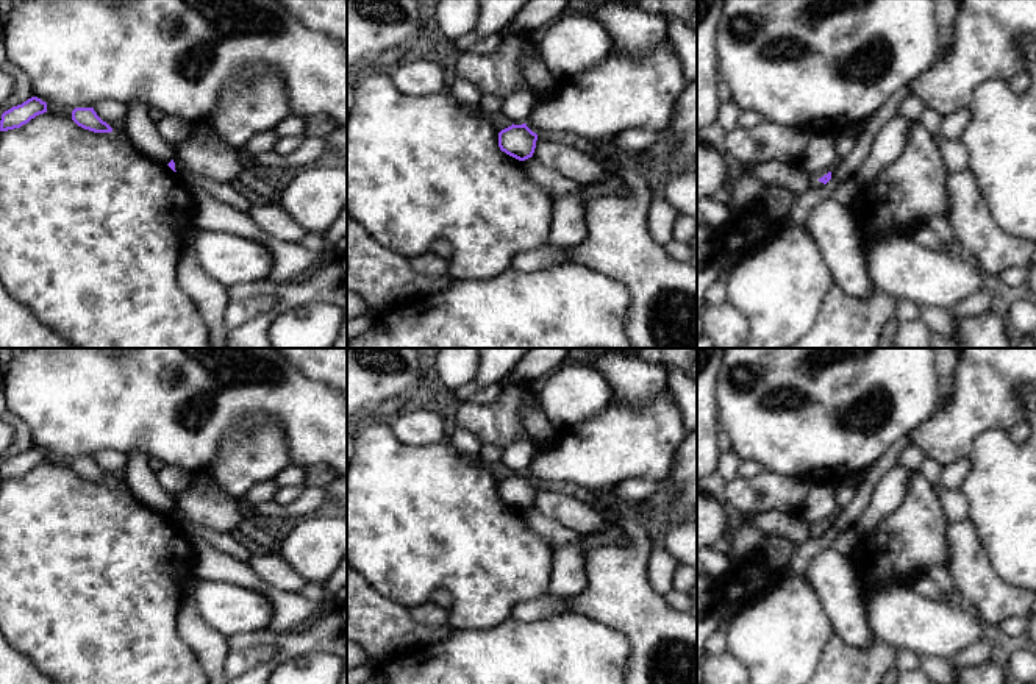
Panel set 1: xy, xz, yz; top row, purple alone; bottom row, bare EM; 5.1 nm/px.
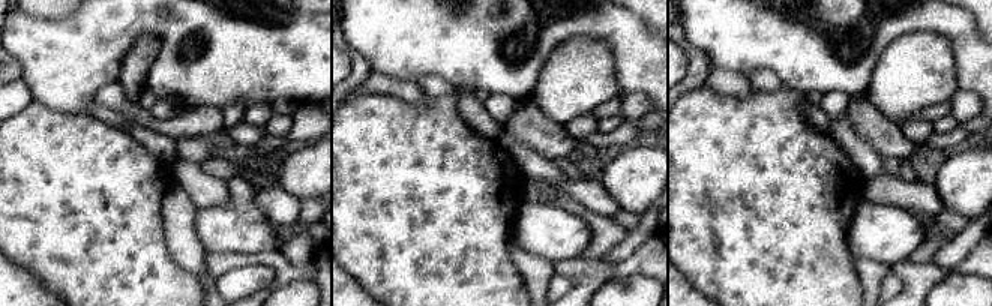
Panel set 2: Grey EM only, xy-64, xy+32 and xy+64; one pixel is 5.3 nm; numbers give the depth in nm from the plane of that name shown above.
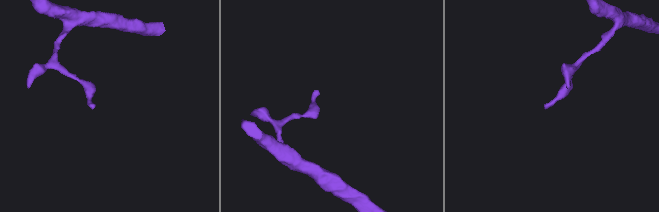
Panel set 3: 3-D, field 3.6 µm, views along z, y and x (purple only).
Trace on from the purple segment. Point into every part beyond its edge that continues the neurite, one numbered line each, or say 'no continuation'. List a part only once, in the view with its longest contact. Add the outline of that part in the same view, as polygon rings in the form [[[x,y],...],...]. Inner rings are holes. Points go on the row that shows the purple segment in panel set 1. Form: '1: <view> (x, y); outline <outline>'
no continuation

